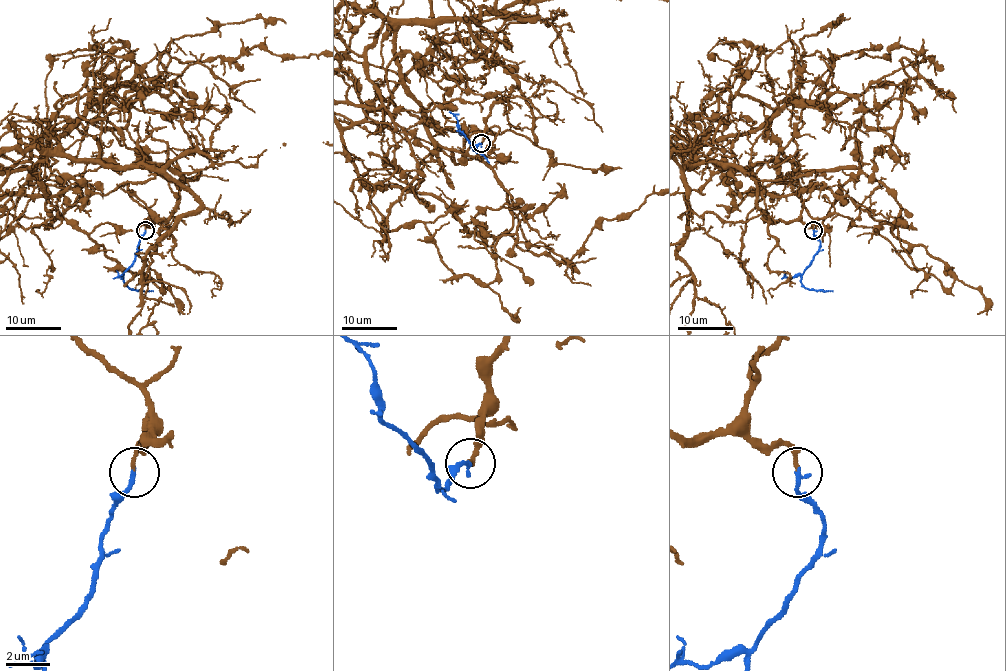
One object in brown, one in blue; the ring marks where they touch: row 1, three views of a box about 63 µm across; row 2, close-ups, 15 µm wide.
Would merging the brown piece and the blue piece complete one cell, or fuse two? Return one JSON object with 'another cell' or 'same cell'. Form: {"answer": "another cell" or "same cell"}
{"answer": "same cell"}

